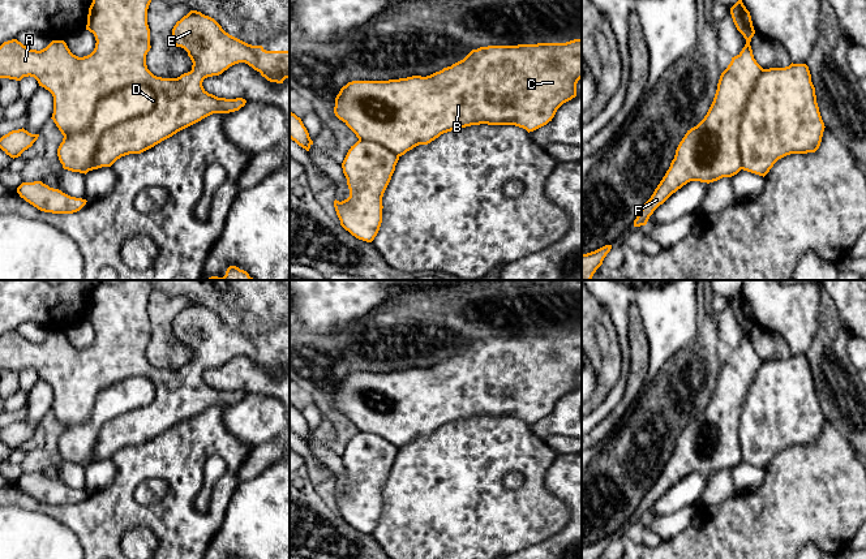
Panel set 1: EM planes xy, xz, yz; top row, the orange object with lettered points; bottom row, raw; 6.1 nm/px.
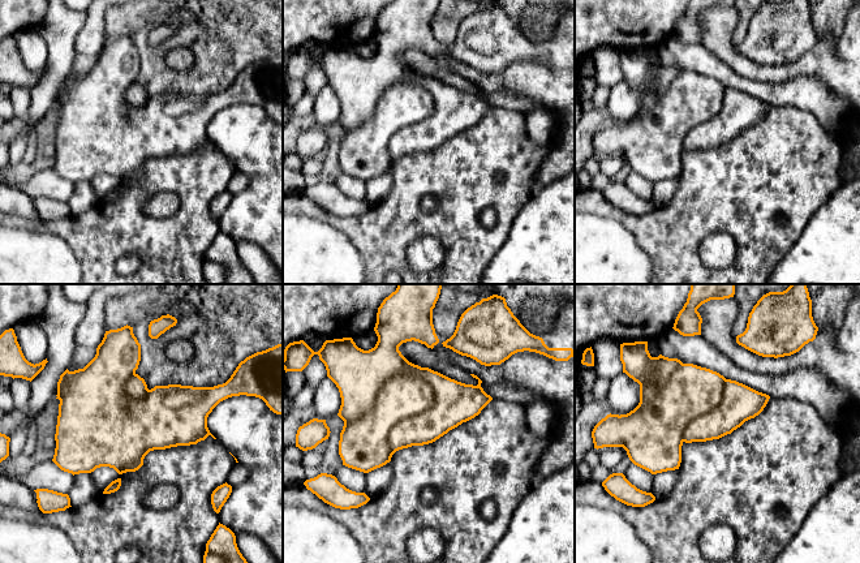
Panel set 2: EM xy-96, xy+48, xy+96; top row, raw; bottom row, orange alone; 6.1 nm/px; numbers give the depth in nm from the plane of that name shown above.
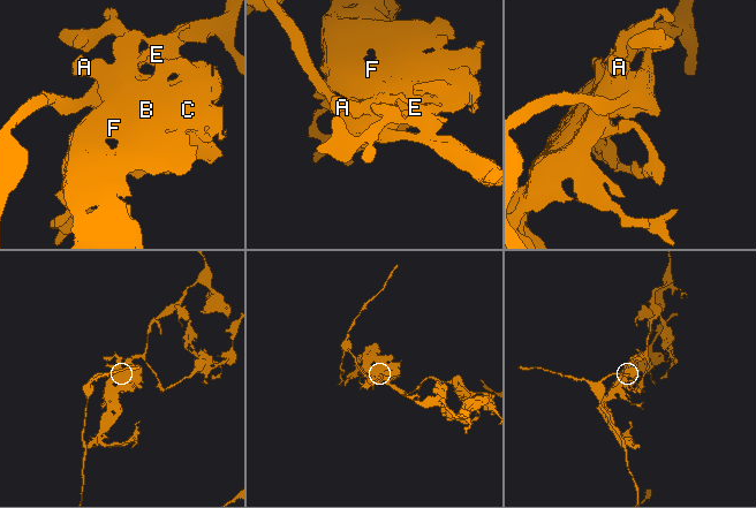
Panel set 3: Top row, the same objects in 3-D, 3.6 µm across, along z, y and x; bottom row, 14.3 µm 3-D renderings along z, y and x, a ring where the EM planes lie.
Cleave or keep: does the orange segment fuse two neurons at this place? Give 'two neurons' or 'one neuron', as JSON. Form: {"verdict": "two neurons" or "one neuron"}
{"verdict": "one neuron"}

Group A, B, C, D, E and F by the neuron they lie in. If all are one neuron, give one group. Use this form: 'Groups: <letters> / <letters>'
Groups: A B C D E F

